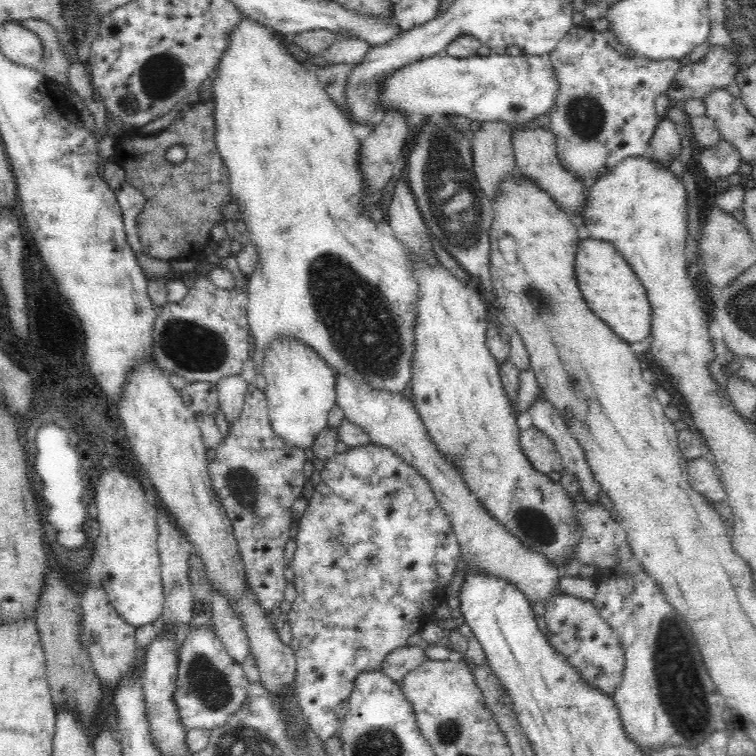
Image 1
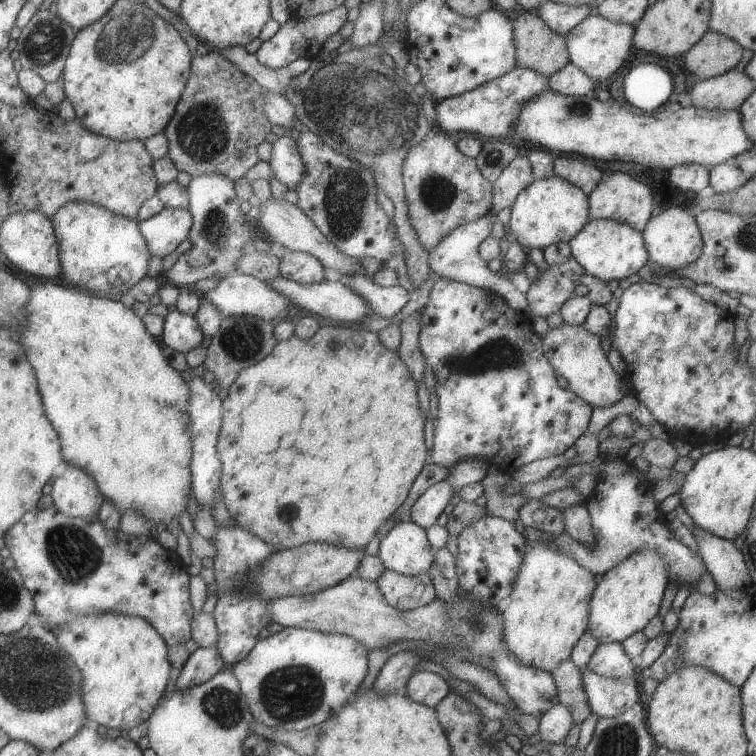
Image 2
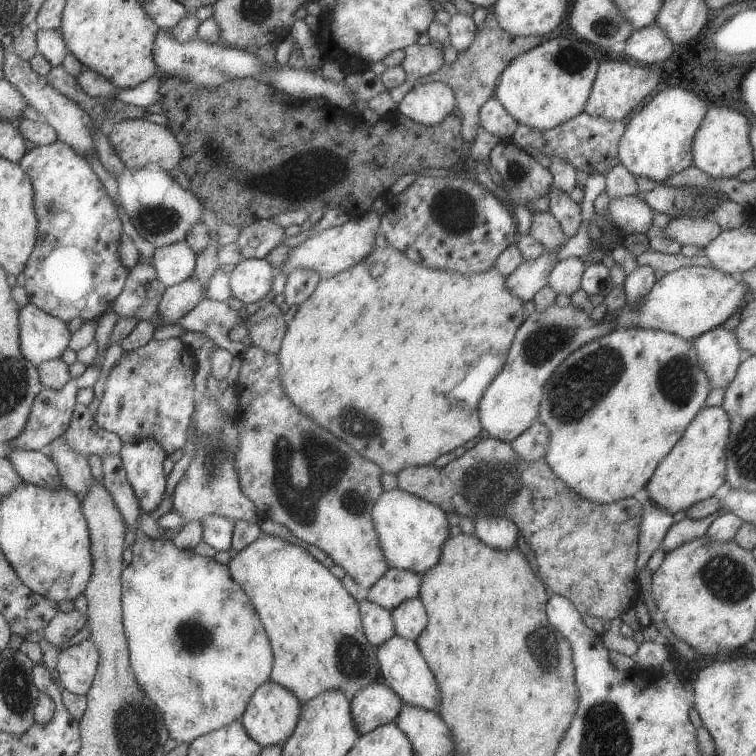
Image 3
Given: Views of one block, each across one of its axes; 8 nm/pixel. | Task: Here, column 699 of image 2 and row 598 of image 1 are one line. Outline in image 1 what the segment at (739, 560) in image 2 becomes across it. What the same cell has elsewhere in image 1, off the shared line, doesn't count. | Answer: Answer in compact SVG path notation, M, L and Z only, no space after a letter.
M334 369L336 378L336 400L345 418L361 426L371 442L394 450L410 466L413 466L427 481L436 500L450 519L457 541L463 566L480 569L482 573L496 575L518 585L531 602L552 602L563 592L558 586L562 571L548 561L544 553L524 545L506 527L499 523L484 508L468 488L464 477L443 459L443 455L427 433L427 428L415 409L413 400L403 392L387 392L371 388L366 382L353 380L344 371Z

